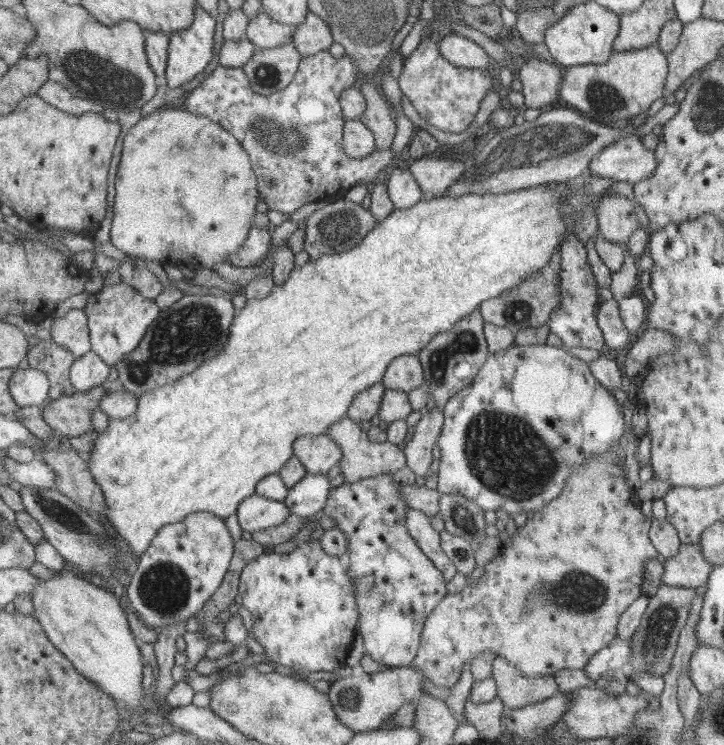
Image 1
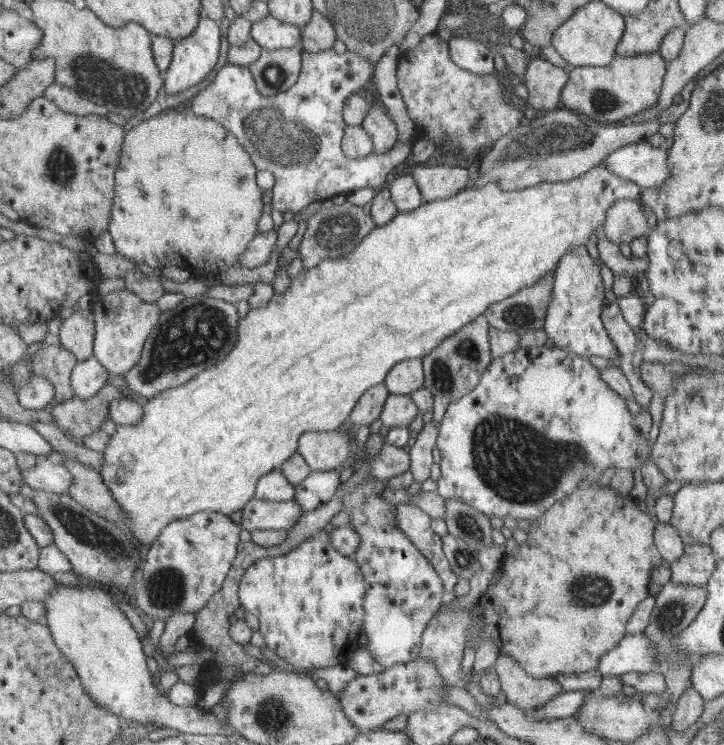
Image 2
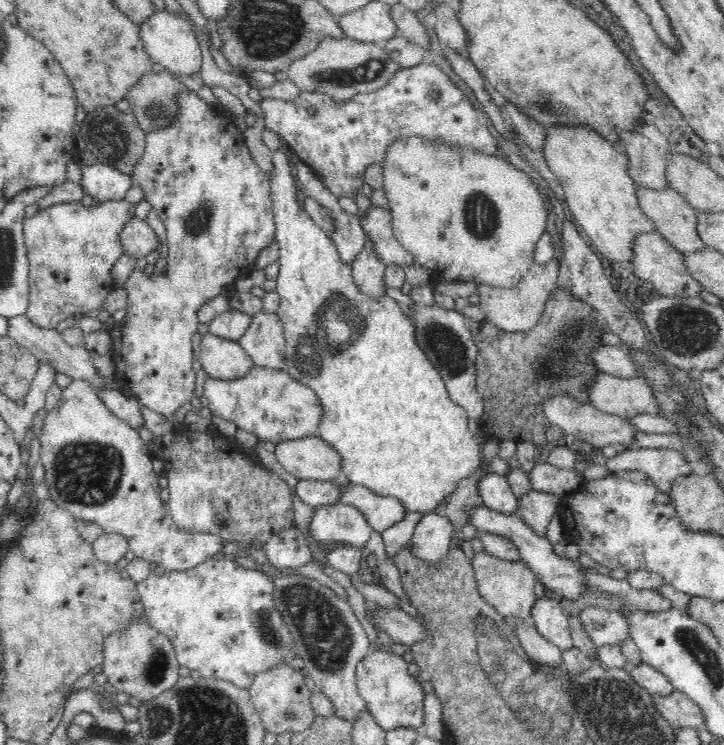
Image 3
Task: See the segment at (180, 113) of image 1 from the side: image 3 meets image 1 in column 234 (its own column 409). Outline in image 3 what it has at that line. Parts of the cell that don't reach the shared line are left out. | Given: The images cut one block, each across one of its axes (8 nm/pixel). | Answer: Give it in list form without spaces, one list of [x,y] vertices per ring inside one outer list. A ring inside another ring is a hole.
[[[424,138],[398,140],[385,148],[381,160],[382,188],[392,206],[389,224],[393,236],[404,246],[422,274],[427,268],[436,274],[434,280],[472,280],[498,288],[515,286],[534,262],[536,242],[548,226],[544,198],[532,178],[515,168],[502,155],[492,156],[476,148],[456,148],[436,144]]]

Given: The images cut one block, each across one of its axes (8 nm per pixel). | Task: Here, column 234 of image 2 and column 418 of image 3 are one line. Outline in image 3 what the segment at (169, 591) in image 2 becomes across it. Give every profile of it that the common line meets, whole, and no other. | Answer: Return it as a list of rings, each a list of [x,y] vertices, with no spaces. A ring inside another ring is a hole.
[[[438,511],[425,514],[412,536],[414,554],[418,556],[416,560],[425,562],[430,569],[438,565],[440,558],[448,554],[454,534],[455,527],[446,516]]]

